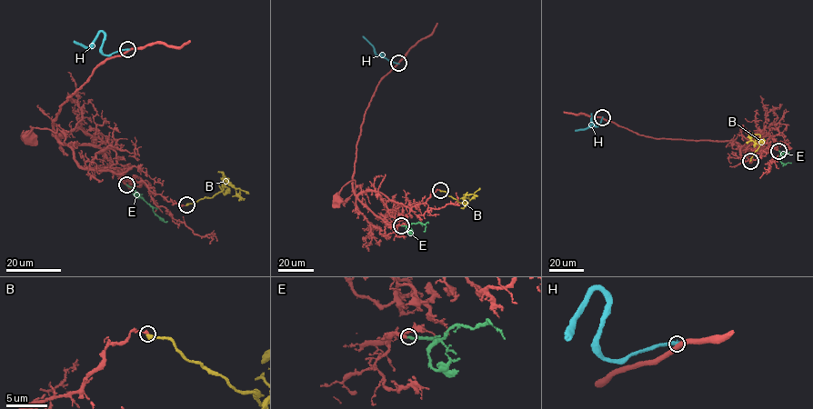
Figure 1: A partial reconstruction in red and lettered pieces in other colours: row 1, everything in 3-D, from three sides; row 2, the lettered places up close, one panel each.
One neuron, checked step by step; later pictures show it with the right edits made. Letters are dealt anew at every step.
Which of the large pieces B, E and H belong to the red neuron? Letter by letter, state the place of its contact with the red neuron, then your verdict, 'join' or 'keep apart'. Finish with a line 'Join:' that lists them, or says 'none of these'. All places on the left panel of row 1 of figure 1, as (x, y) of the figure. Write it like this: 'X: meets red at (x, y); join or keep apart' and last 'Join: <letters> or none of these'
B: meets red at (186, 204); keep apart
E: meets red at (126, 184); join
H: meets red at (127, 49); keep apart
Join: E

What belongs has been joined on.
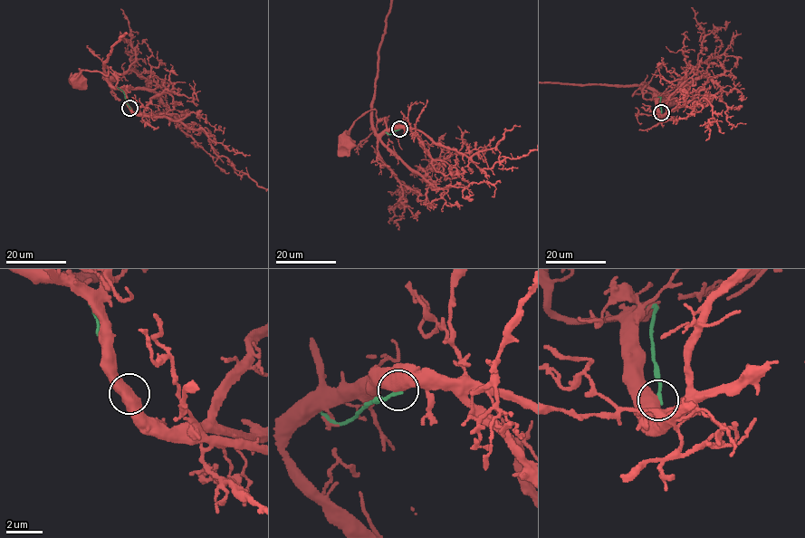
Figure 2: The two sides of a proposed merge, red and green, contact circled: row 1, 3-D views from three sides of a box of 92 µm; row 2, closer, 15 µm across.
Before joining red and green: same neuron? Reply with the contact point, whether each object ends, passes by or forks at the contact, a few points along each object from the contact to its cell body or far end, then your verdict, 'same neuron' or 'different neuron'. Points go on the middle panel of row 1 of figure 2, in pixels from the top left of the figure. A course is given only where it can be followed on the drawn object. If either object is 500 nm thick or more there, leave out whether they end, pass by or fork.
(399, 129) | red via (398, 129), (388, 129), (386, 118), (378, 120), (374, 110), (371, 110), (355, 122), (347, 142) | green via (398, 129), (388, 134), (386, 131) | different neuron

